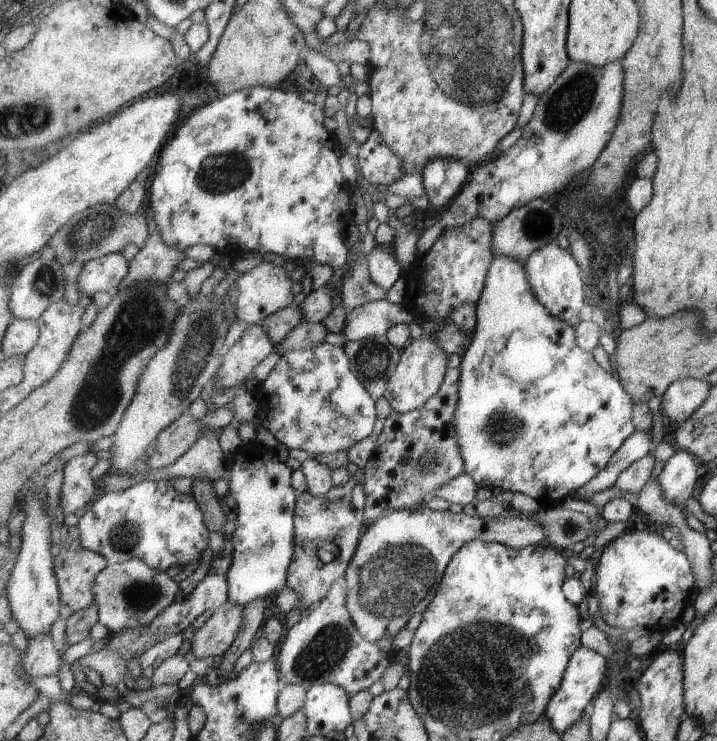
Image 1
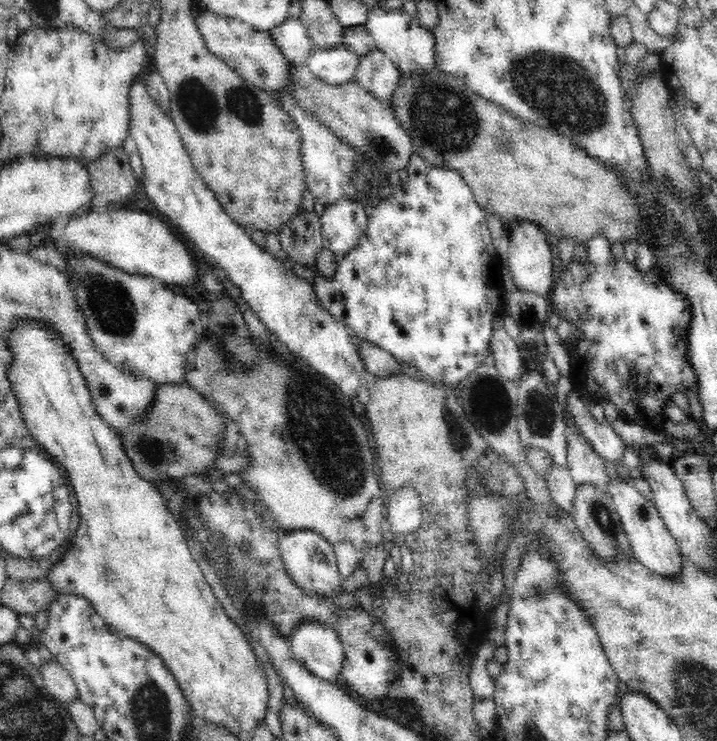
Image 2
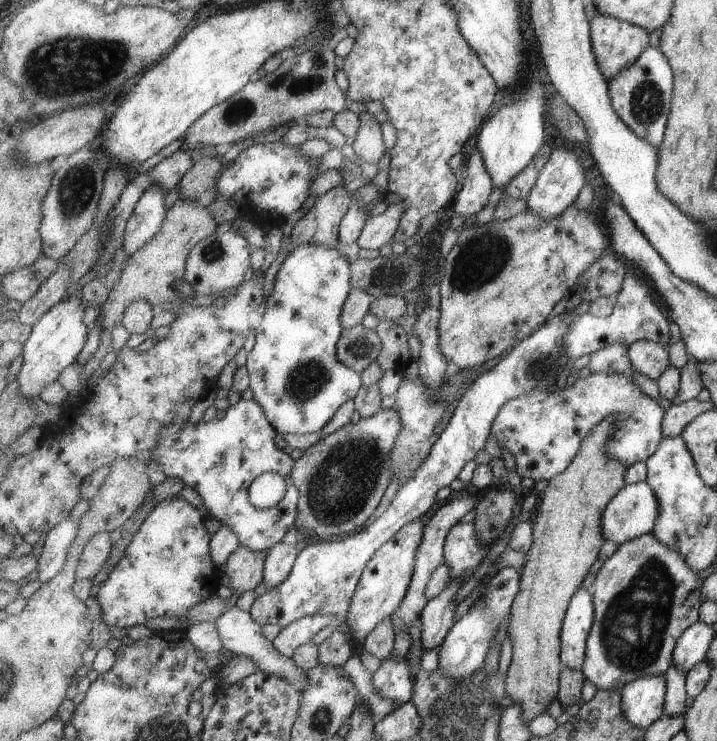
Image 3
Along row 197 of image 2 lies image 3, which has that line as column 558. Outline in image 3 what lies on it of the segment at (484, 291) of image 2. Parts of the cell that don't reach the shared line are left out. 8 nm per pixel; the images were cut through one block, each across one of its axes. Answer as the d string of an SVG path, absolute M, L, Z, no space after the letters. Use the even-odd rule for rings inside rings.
M592 372L567 388L558 388L555 384L551 388L536 389L529 394L509 400L492 425L490 438L495 439L501 449L506 449L515 457L517 473L520 477L532 478L537 482L550 481L570 467L571 462L581 450L583 439L591 434L591 430L597 424L607 420L607 416L617 416L615 432L605 448L607 456L621 460L627 468L638 462L647 462L659 450L663 442L662 422L665 413L663 406L657 400L641 392L639 384L633 378L619 373Z

